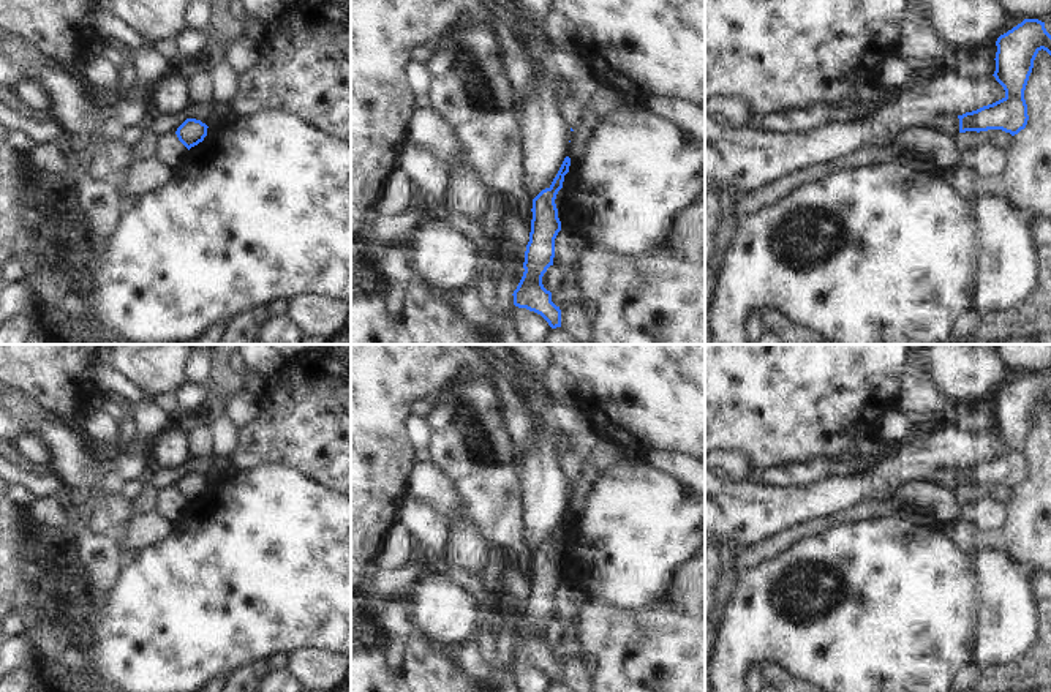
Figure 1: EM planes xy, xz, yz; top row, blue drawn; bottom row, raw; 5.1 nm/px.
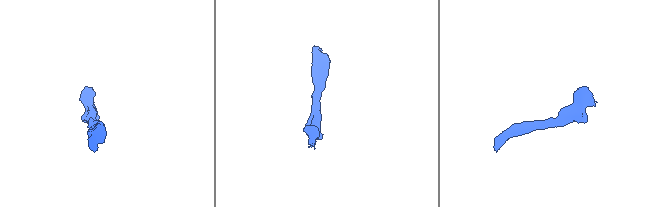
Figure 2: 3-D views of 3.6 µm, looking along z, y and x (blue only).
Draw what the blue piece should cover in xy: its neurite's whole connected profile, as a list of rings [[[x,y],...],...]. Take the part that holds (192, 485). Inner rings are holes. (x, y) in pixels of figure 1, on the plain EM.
[[[186,472],[175,485],[179,495],[190,504],[207,490],[207,479],[196,472]]]

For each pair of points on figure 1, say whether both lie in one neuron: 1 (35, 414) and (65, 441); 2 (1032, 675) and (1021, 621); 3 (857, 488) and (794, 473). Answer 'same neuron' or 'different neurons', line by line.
1: same neuron
2: different neurons
3: different neurons

